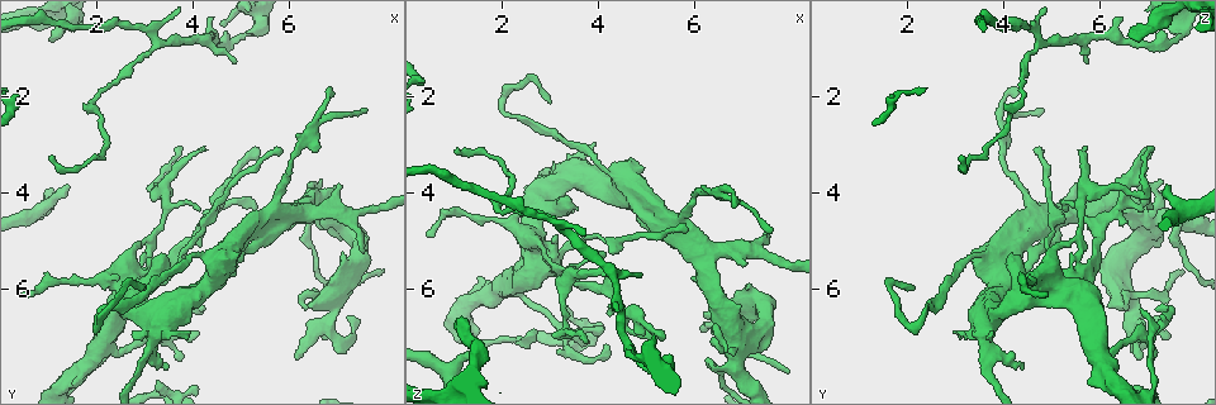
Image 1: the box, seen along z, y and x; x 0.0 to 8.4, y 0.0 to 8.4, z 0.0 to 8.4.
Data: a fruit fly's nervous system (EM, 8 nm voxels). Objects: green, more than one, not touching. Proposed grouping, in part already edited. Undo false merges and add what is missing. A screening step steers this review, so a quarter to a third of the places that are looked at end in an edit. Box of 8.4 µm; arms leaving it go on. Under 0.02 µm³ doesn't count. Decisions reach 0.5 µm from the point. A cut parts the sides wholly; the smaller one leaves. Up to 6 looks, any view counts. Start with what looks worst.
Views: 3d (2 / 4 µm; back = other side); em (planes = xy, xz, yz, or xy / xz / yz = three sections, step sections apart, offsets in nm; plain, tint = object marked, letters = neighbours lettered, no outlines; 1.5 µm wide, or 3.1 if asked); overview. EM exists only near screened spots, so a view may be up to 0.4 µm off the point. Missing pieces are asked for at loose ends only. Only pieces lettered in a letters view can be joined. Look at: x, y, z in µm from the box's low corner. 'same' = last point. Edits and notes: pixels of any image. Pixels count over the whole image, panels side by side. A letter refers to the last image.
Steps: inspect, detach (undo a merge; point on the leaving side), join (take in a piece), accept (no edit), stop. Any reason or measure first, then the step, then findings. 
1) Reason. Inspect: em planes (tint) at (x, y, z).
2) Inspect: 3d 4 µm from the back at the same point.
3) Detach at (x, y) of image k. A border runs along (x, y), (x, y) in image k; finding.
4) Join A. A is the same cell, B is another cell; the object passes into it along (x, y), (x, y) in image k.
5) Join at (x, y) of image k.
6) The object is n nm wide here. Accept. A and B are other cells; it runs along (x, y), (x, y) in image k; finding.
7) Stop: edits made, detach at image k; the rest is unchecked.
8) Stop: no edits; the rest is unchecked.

Sharp bend. Inspect: 3d 2 µm at (1.95, 6.75, 2.10).

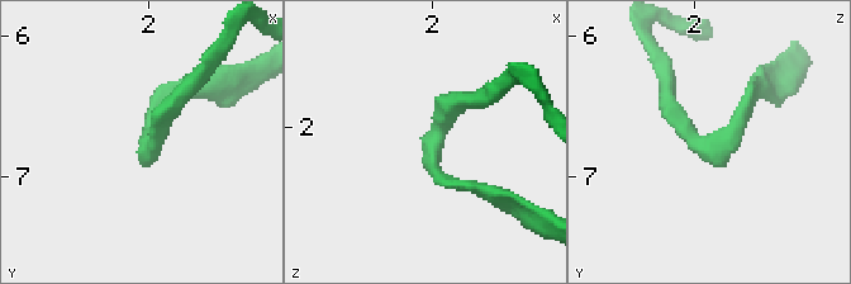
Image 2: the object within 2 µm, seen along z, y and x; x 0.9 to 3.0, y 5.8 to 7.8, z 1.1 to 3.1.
Inspect: em xy step 4 (tint) at (1.98, 6.80, 2.14).

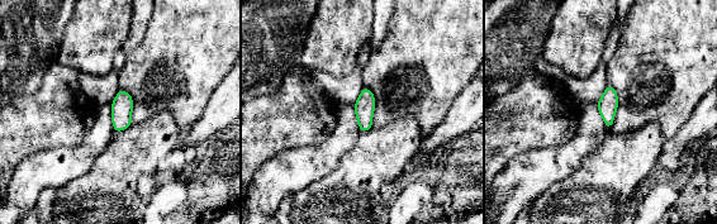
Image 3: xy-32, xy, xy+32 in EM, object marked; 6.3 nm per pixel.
Inspect: em planes (letters) at the same point.

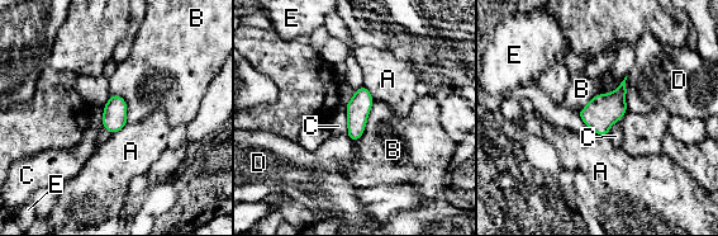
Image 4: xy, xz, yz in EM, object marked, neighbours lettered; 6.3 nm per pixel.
Accept. A, B, C, D and E are other cells; a border runs along (345, 105), (348, 135) in image 4; continuous, no second cell.

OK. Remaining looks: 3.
Free end. Inspect: 3d 4 µm from the back at (1.40, 3.90, 7.40).

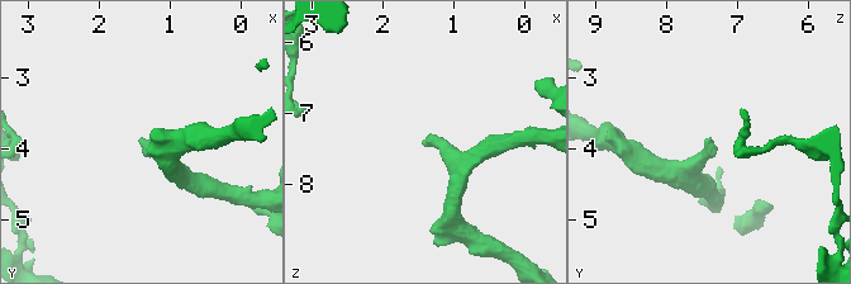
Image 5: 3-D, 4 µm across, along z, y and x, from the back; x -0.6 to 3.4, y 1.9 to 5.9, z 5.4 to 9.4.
Now the EM. Inspect: em yz step 4 (letters) at (1.40, 3.90, 7.35).

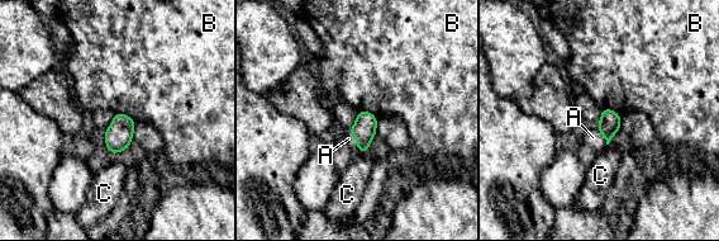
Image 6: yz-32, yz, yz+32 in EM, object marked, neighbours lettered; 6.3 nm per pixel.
Inspect: em planes (letters) at the same point.

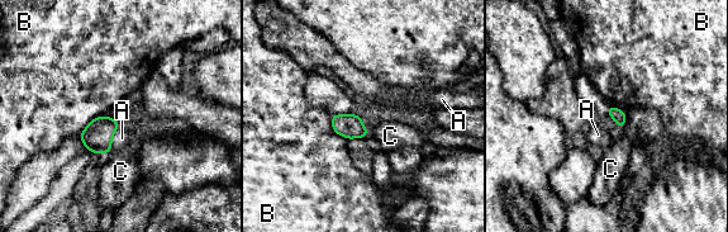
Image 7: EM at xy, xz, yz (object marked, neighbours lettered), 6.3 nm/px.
The longest contact is with B, 190 nm. Join A. A is the same cell, B and C are other cells; the cell continues.

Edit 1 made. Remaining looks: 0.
Stop: edits made, join at image 7; the rest is unchecked.

